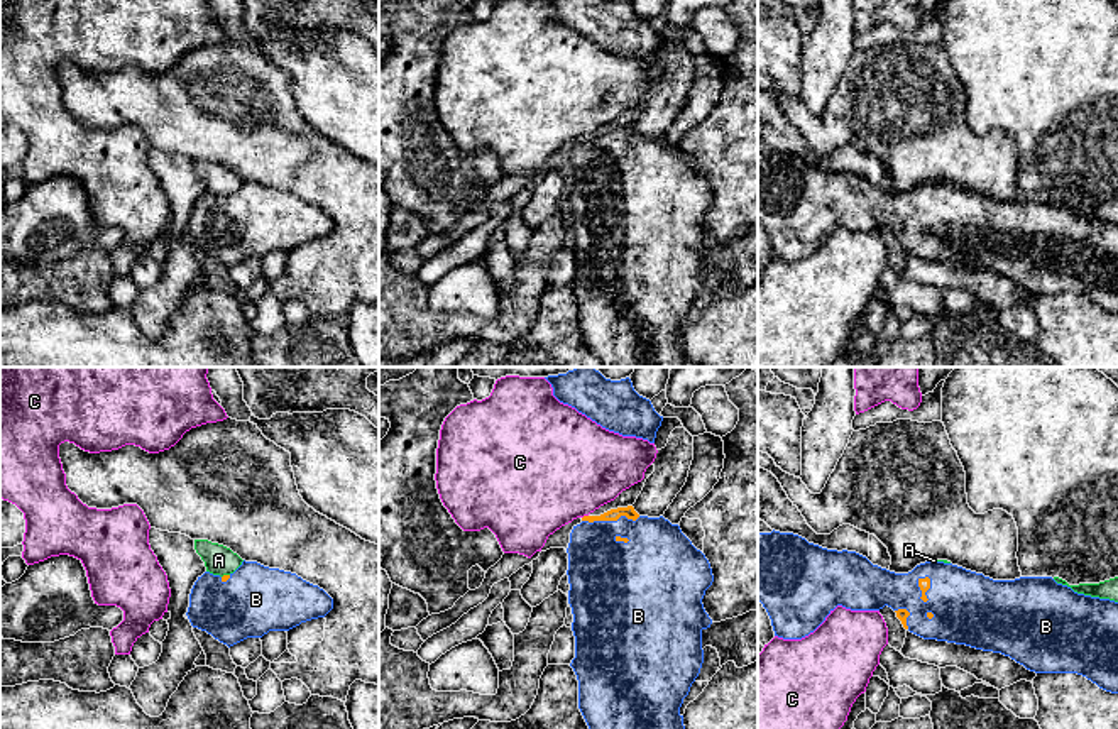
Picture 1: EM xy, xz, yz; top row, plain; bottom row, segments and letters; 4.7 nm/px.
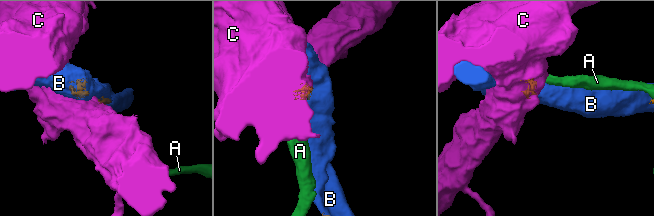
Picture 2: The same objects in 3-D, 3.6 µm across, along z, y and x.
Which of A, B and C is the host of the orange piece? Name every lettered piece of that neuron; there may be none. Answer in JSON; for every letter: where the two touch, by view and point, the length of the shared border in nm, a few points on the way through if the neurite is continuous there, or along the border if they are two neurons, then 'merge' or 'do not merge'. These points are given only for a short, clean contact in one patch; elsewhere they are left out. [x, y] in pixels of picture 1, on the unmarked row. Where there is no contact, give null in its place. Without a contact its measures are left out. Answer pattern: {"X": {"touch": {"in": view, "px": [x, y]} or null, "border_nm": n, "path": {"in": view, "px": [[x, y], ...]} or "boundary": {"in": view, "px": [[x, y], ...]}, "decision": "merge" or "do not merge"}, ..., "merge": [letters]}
{"A": {"touch": {"in": "xy", "px": [225, 197]}, "border_nm": 40, "boundary": {"in": "xy", "px": [[229, 195], [222, 198]]}, "decision": "do not merge"}, "B": {"touch": {"in": "yz", "px": [927, 210]}, "border_nm": 140, "decision": "merge"}, "C": {"touch": {"in": "xz", "px": [584, 137]}, "border_nm": 40, "boundary": {"in": "xz", "px": [[587, 136], [582, 139]]}, "decision": "do not merge"}, "merge": ["B"]}

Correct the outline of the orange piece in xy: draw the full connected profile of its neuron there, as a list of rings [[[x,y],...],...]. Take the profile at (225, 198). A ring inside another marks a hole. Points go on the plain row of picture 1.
[[[242,183],[230,196],[205,193],[189,215],[188,240],[228,269],[269,252],[325,238],[333,220],[296,195]]]

